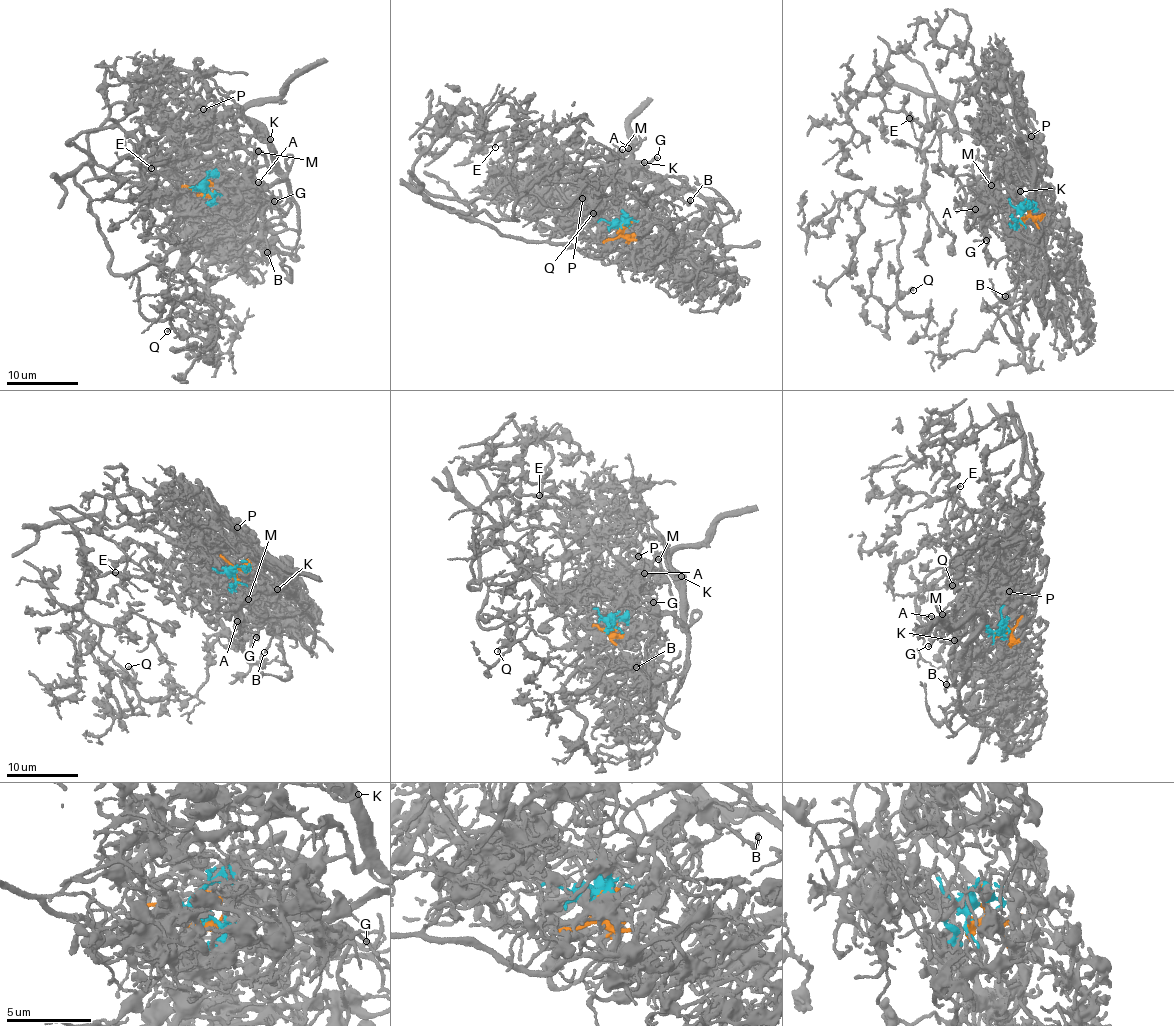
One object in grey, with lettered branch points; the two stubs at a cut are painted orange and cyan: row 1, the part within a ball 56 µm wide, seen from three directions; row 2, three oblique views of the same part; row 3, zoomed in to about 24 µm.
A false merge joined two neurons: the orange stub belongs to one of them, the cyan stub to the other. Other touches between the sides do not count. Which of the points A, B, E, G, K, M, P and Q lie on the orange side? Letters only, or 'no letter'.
E, Q

